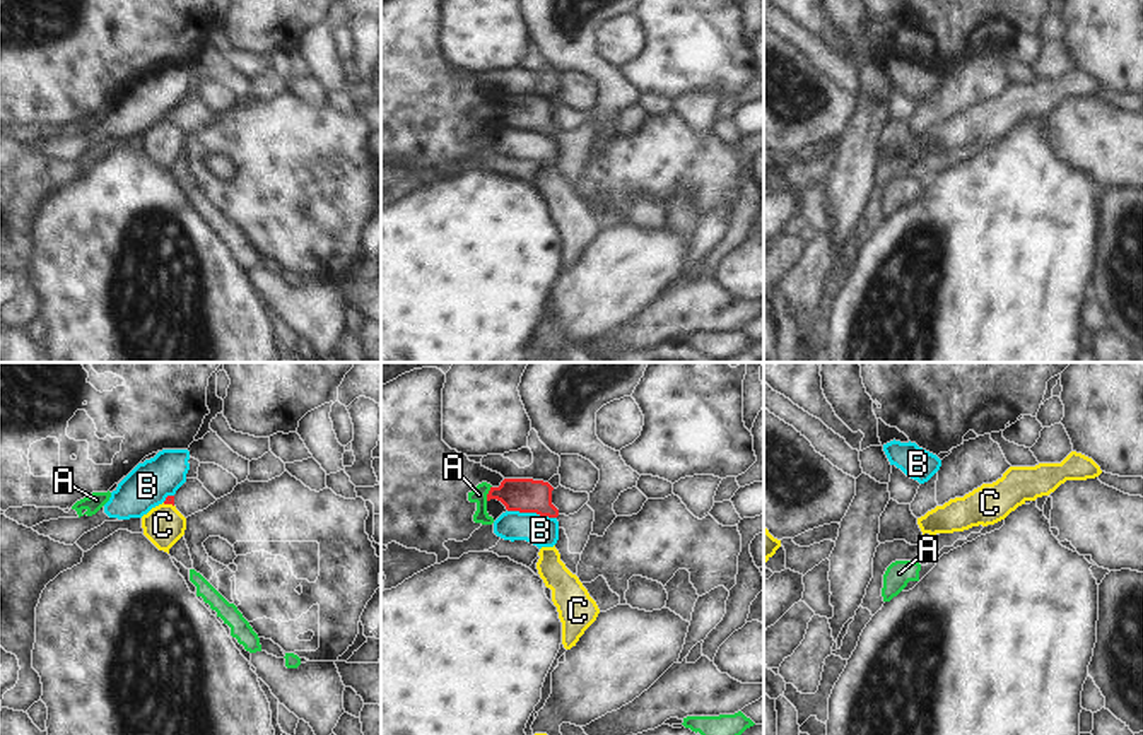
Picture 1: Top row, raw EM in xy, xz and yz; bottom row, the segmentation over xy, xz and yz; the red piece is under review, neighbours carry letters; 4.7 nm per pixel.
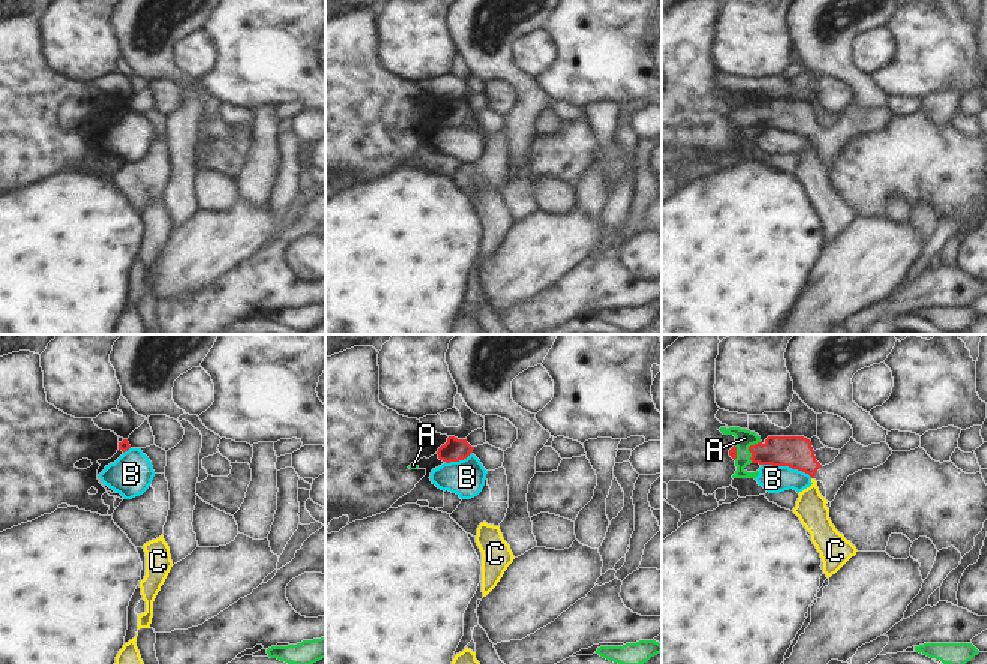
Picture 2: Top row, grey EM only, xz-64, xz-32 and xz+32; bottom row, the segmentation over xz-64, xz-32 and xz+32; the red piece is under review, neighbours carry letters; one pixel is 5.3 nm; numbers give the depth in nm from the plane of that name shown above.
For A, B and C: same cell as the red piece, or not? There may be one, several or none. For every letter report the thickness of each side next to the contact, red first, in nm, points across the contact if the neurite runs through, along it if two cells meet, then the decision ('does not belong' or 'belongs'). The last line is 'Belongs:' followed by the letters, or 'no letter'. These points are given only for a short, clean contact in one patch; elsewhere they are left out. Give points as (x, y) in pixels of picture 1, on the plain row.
A: calibres 160 and 80 nm; does not belong
B: calibres 160 and 140 nm; border xz (508, 127), (535, 129), (556, 135); does not belong
C: calibres 50 and 190 nm; border xy (163, 120), (173, 123); does not belong
Belongs: no letter

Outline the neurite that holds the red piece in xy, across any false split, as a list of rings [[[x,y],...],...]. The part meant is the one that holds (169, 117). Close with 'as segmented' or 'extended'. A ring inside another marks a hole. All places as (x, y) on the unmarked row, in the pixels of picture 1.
[[[186,96],[174,113],[167,113],[164,121],[173,121],[185,135],[207,126],[217,116],[198,96]]]; extended

